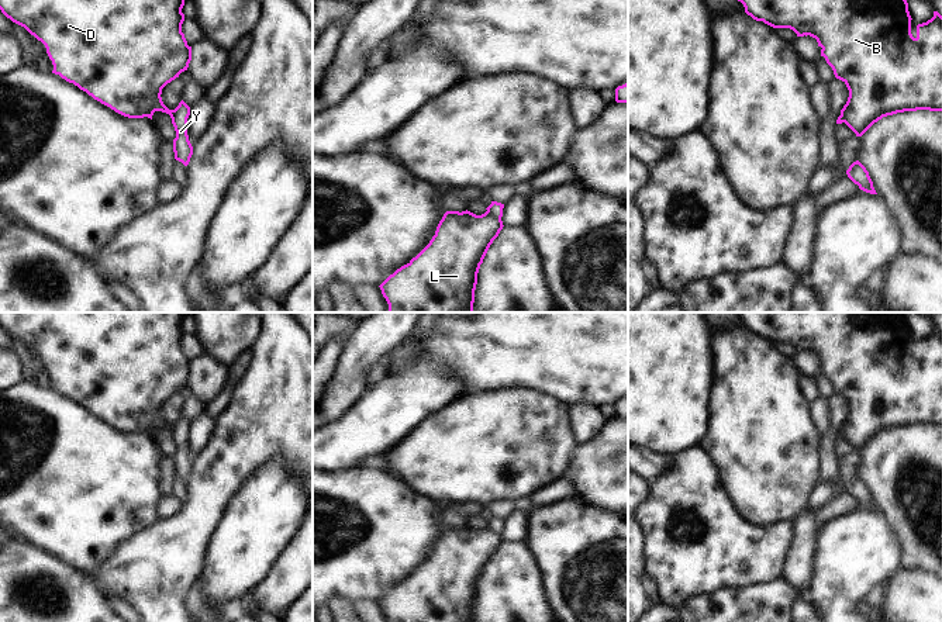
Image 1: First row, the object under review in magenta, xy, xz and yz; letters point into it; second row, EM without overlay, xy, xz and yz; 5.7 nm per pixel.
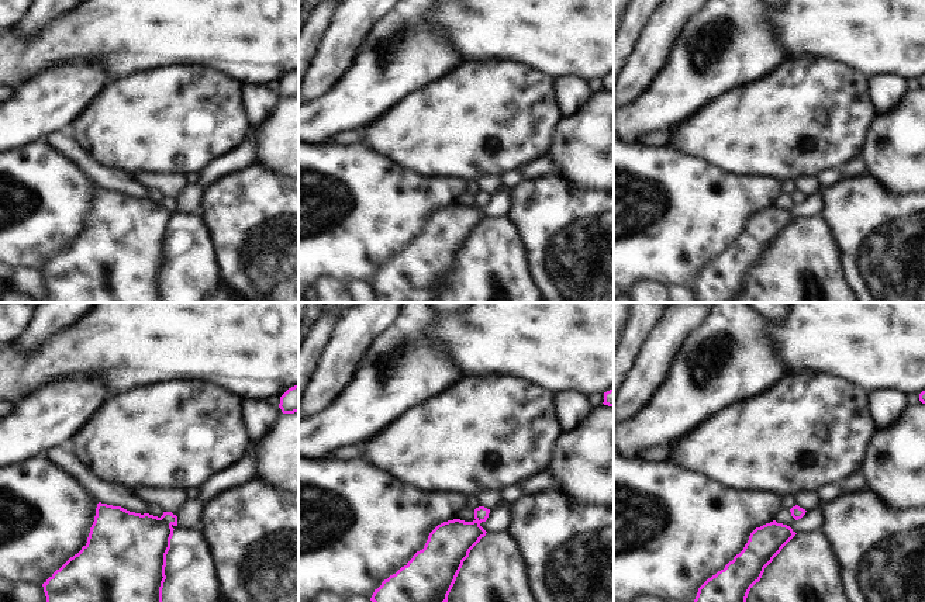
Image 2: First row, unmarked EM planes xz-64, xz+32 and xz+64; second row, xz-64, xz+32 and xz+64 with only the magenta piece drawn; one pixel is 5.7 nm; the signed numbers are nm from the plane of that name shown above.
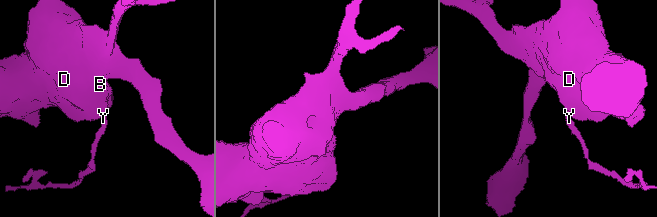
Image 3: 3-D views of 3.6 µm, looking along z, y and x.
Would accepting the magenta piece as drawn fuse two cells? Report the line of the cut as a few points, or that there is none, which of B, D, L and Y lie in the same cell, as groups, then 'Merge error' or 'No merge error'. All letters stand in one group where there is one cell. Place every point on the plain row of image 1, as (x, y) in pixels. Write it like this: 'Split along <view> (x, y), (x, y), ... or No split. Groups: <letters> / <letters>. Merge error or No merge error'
Split along xz (486, 527), (500, 534). Groups: B D L / Y. Merge error.

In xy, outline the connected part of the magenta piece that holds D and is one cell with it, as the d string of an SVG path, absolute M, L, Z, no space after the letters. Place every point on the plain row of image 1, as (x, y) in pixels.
M0 312L0 325L45 360L54 380L52 388L124 432L152 435L155 426L172 433L173 425L163 419L162 404L187 386L191 376L191 362L182 348L186 314L189 312Z

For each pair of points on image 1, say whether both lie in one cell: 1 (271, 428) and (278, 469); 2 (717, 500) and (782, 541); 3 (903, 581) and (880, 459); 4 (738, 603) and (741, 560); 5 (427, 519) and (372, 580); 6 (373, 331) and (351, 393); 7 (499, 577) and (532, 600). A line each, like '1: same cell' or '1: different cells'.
1: different cells
2: same cell
3: different cells
4: different cells
5: same cell
6: same cell
7: same cell

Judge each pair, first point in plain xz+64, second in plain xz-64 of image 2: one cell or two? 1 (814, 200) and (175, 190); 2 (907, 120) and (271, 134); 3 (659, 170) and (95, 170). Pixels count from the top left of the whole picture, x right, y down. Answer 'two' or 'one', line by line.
1: two
2: one
3: two

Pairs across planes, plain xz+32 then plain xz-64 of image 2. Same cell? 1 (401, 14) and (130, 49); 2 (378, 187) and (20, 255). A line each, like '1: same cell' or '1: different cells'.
1: different cells
2: same cell

